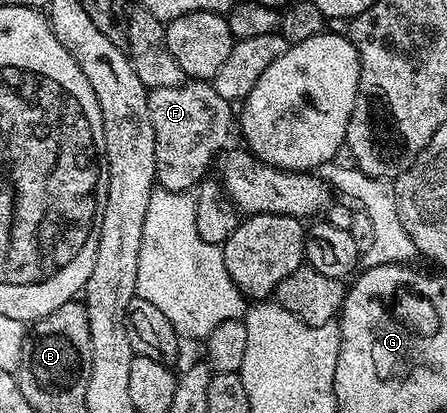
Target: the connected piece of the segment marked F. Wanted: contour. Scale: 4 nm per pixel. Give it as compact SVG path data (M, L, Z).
M189 79L178 86L149 91L148 109L150 126L154 126L156 184L159 187L171 192L188 192L205 179L204 171L212 155L216 151L219 153L229 143L228 131L234 128L232 108L230 101L222 98L222 94L218 94L218 90L214 90L207 80Z

